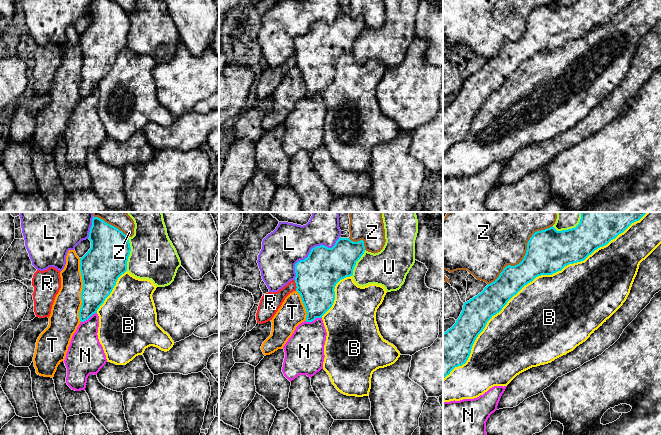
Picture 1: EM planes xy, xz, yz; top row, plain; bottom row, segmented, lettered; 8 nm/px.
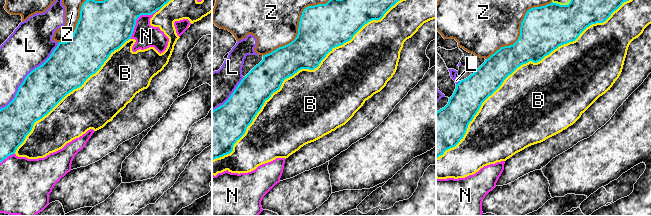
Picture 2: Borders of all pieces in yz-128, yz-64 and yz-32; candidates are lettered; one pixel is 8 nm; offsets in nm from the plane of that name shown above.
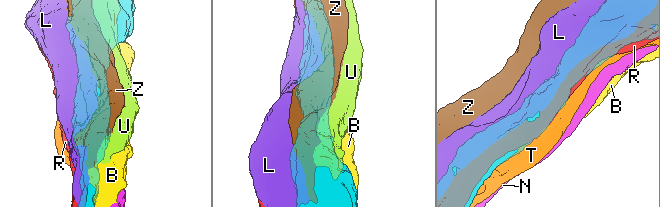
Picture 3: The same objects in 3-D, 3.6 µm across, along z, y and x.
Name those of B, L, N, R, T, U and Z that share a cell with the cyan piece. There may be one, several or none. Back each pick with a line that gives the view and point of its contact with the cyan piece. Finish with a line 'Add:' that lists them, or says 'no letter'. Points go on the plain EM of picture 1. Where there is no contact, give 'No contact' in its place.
Add: no letter

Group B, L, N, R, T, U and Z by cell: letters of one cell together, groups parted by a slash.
B / L / N / R / T / U / Z

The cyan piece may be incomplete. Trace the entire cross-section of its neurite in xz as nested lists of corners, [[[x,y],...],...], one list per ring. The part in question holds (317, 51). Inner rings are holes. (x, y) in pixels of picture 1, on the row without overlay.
[[[341,14],[332,24],[324,21],[311,25],[304,36],[295,40],[296,67],[305,82],[306,98],[312,98],[332,83],[336,60],[353,51],[356,38],[365,28],[364,17]]]

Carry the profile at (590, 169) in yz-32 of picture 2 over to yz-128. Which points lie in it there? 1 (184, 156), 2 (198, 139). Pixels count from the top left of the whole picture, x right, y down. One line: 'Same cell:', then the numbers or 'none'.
Same cell: none

